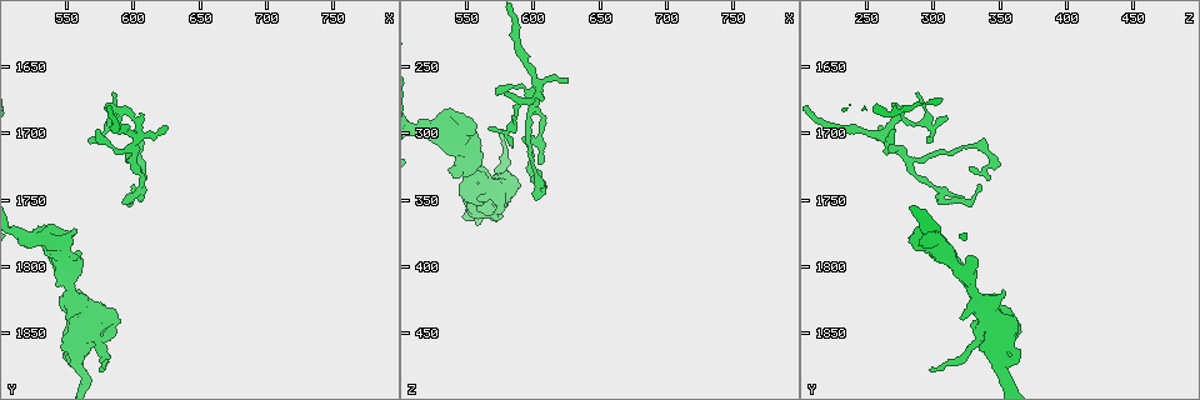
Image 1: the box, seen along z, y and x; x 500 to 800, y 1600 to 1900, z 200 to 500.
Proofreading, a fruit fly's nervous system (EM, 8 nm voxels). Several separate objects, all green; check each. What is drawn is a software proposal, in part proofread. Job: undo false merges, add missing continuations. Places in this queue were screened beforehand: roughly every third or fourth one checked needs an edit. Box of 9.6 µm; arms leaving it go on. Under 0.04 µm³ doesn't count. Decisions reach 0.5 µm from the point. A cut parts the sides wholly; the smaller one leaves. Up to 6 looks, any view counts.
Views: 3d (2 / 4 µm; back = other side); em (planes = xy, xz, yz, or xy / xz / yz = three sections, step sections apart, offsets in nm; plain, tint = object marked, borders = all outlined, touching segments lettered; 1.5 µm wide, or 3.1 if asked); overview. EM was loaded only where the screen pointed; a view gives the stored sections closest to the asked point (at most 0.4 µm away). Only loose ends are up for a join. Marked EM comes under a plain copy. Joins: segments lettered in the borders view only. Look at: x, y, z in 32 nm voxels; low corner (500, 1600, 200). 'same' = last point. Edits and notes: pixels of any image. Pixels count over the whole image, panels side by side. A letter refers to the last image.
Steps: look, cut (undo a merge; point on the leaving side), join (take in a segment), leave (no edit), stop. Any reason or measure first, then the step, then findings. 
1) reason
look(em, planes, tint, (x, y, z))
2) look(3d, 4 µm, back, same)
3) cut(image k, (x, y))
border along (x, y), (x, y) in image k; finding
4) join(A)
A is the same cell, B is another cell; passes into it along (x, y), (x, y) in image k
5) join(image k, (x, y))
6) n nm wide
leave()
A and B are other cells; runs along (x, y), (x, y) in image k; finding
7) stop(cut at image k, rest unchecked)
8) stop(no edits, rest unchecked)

thin end
look(3d, 4 µm, (574, 1880, 300))

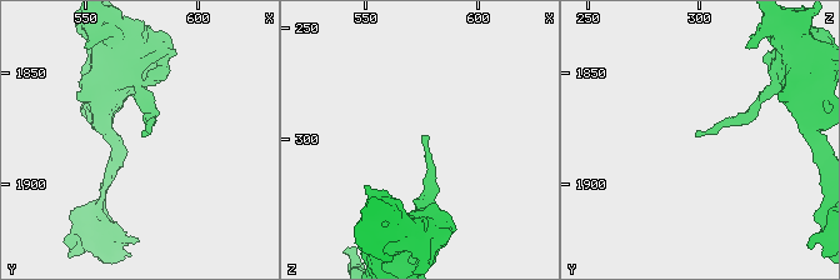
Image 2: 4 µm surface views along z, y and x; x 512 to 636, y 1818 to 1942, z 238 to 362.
look(em, yz, step 4, borders, (577, 1879, 298))

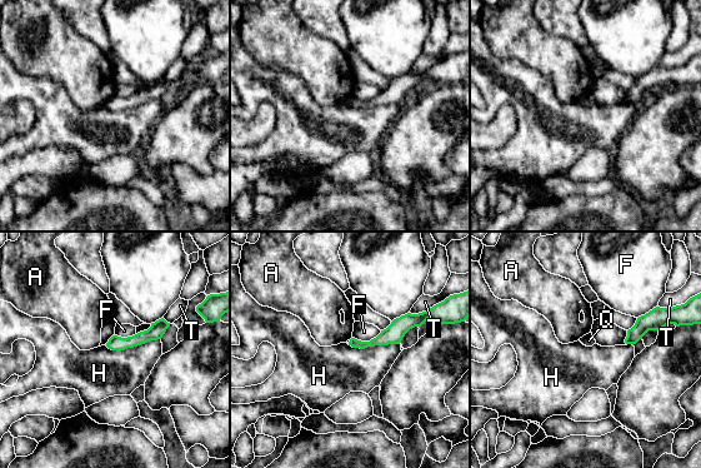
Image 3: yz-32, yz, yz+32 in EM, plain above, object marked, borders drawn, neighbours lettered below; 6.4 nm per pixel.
another direction
look(em, planes, borders, same)

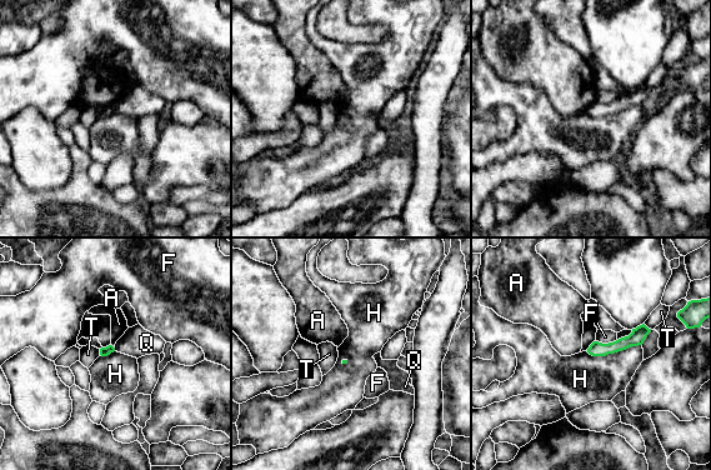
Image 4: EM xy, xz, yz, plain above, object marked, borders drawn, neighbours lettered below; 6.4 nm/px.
leave()
A, F, H, Q and T are other cells; runs along (645, 330), (616, 346), (591, 350) in image 4; none of them fits

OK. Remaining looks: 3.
an open end
look(em, planes, borders, (568, 1844, 364))

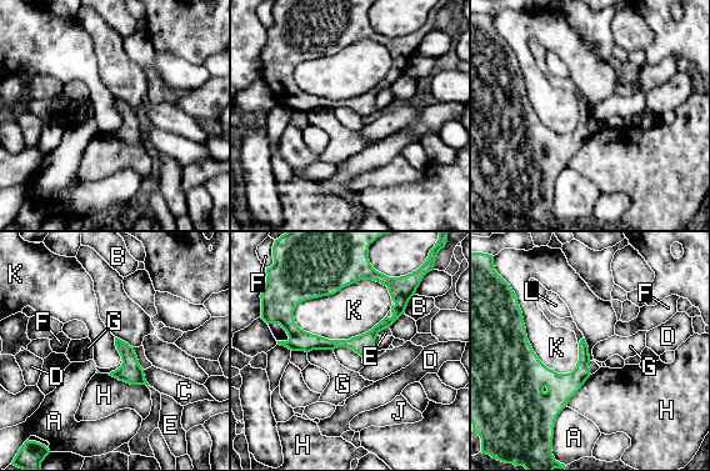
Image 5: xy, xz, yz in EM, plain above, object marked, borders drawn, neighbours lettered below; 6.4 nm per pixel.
leave()
A, B, C, D, E, F, G, H, J, K and L are other cells; runs along (404, 300), (363, 344), (308, 342), (283, 320) in image 5; none of them fits

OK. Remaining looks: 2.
an open end
look(em, planes, borders, (580, 1678, 270))

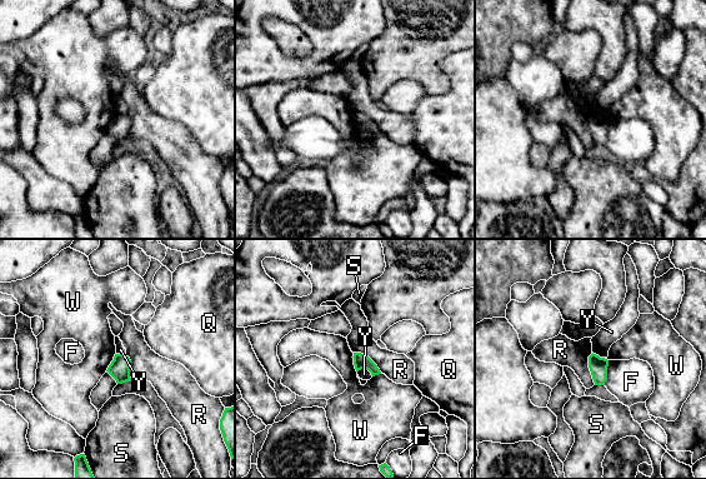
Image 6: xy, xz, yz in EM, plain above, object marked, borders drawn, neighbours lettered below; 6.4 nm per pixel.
leave()
F, Q, R, S, W and Y are other cells; border along (352, 353), (352, 364), (356, 372) in image 6; no lettered segment goes on from it

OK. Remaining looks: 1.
stop(no edits, rest unchecked)

